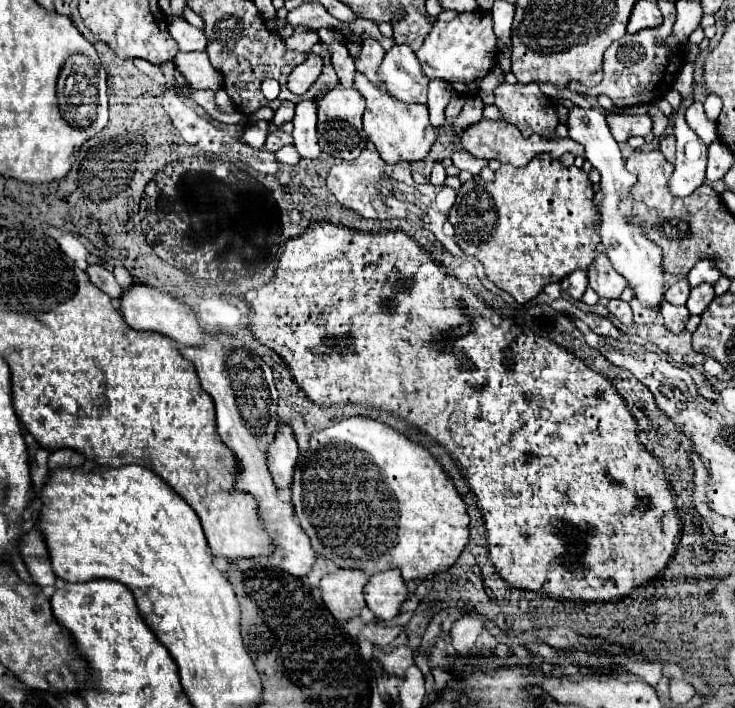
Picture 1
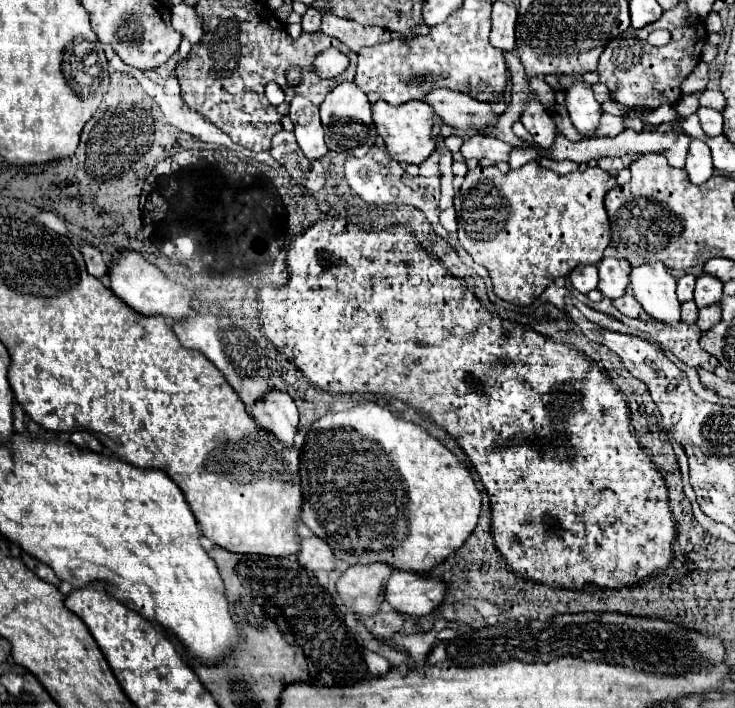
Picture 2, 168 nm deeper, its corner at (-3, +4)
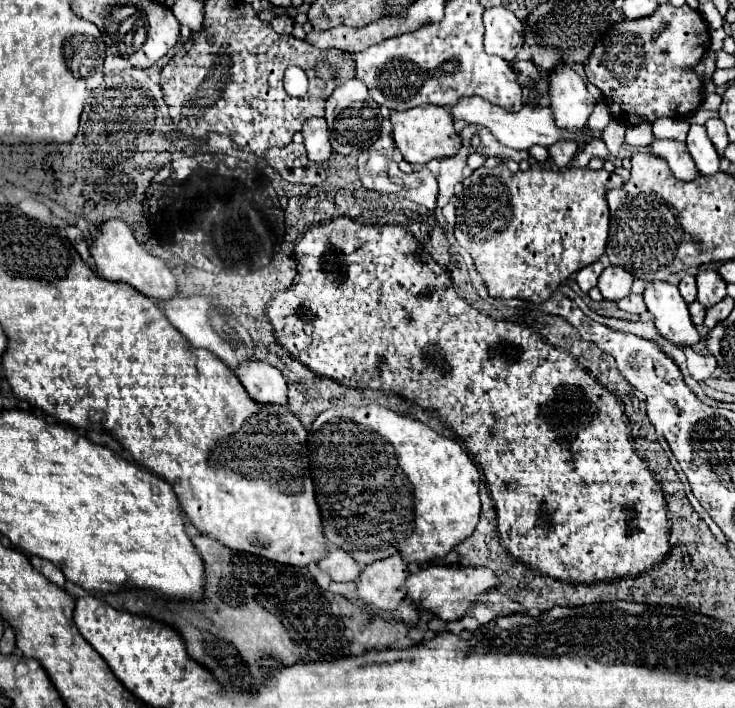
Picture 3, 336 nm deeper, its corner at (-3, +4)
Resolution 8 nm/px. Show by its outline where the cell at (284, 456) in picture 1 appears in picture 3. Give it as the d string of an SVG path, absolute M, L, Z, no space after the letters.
M262 361L242 363L236 375L248 395L260 405L278 405L288 409L288 385L278 369Z

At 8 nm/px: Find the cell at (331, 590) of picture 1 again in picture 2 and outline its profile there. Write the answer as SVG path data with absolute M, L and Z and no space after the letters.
M388 563L348 567L348 571L342 573L338 581L338 593L344 605L362 617L378 613L382 605L384 579L388 581L392 571L394 569Z

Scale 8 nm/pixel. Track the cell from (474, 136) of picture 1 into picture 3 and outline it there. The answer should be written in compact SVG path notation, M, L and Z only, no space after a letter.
M656 139L652 141L652 145L646 147L650 153L654 153L656 157L662 157L672 173L682 179L682 181L690 181L694 177L698 177L698 171L696 171L696 165L692 161L692 157L688 155L688 149L686 149L686 143L682 141L674 141L674 139Z

